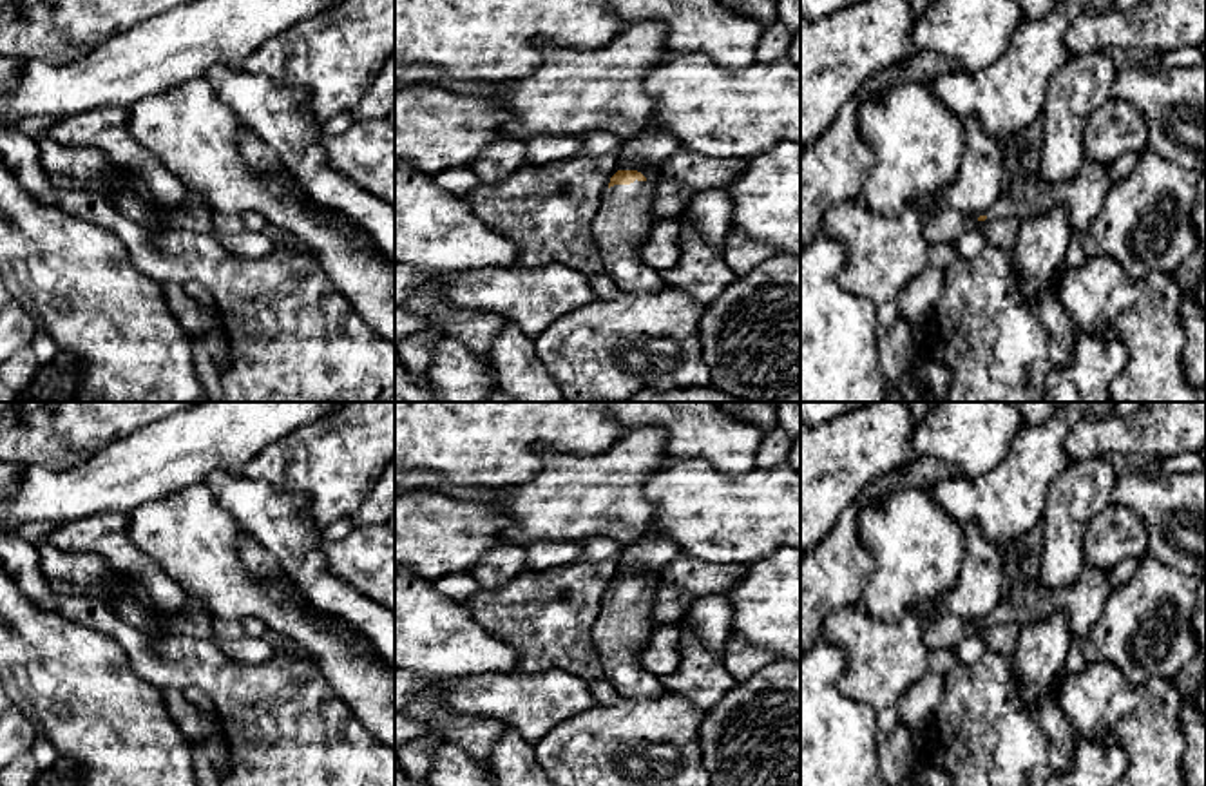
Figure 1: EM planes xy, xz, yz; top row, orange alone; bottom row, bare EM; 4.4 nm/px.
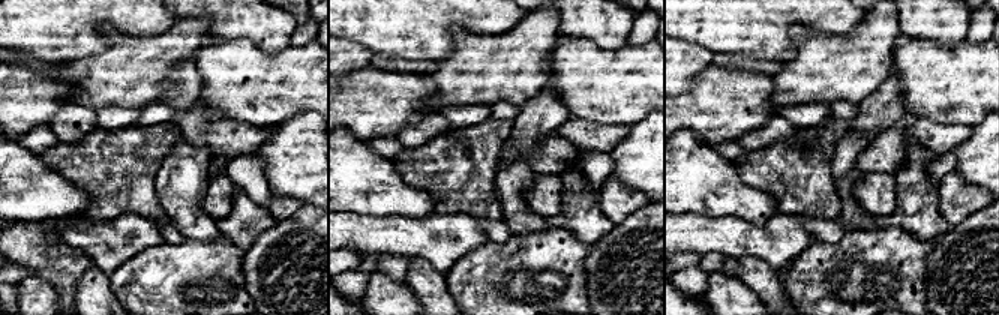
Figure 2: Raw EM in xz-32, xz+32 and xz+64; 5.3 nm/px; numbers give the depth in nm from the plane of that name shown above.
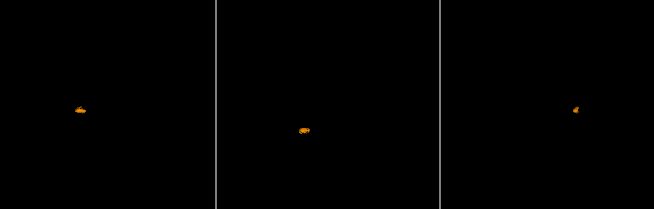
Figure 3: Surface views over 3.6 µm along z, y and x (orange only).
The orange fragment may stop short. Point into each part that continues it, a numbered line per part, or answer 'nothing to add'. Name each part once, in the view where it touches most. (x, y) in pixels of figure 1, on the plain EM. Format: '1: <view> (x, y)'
1: xz (652, 551)
2: xz (622, 631)

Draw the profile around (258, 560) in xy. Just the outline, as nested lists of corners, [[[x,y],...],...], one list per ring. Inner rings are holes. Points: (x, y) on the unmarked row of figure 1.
[[[244,531],[239,534],[237,554],[239,561],[244,565],[246,572],[254,580],[263,581],[268,587],[284,589],[292,598],[295,598],[301,603],[304,614],[310,616],[313,621],[321,623],[328,618],[328,614],[317,610],[302,596],[295,581],[282,572],[281,563],[275,560],[275,556]]]

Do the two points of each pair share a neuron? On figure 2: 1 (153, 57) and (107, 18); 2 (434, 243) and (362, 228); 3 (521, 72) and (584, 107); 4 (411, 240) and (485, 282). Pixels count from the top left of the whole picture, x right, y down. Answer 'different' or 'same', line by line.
1: different
2: same
3: different
4: different

